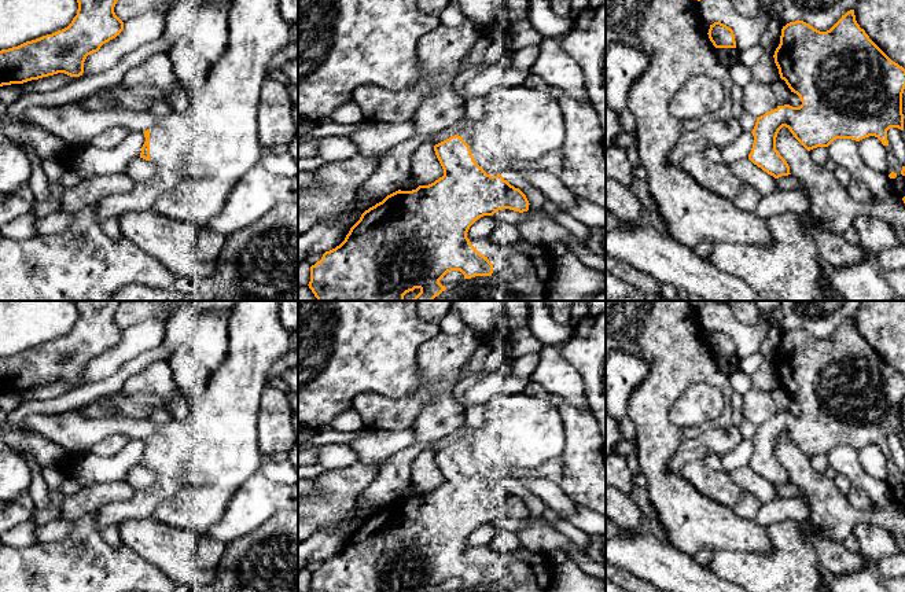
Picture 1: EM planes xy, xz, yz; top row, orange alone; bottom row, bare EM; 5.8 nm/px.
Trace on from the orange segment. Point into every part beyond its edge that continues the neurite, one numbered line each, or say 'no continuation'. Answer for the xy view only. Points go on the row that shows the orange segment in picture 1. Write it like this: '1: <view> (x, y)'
no continuation

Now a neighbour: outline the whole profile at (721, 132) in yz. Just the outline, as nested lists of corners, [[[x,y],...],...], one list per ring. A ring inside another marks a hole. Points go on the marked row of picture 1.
[[[733,117],[707,122],[699,129],[683,132],[676,147],[669,152],[667,161],[670,163],[680,163],[689,154],[703,152],[709,144],[722,150],[742,133],[743,129],[739,119]]]

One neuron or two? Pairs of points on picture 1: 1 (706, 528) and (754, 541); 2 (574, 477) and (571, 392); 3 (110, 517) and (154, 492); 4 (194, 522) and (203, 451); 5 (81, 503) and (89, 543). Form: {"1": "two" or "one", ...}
{"1": "one", "2": "two", "3": "one", "4": "one", "5": "two"}

